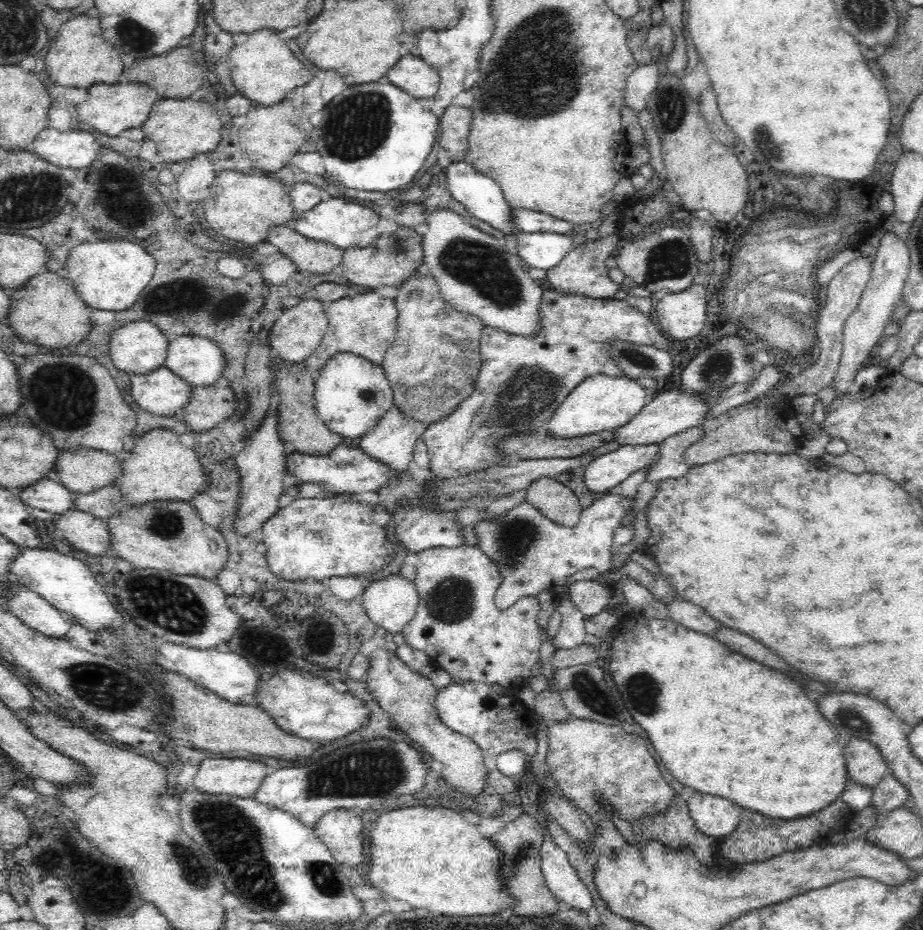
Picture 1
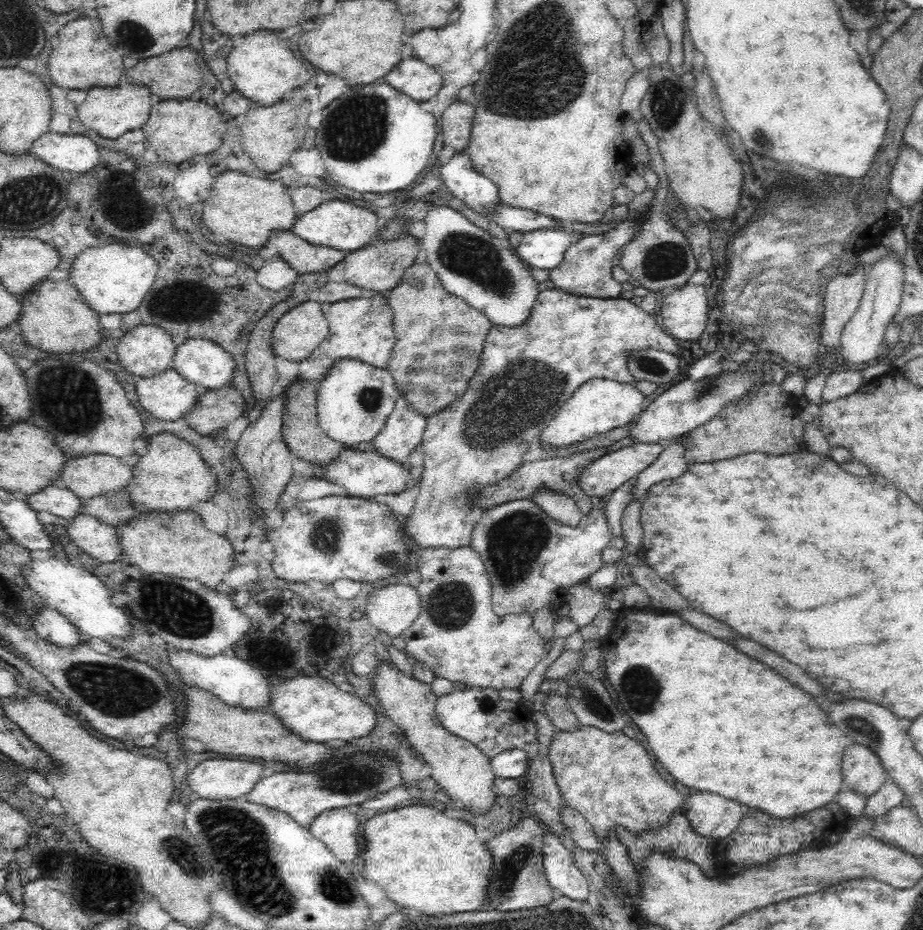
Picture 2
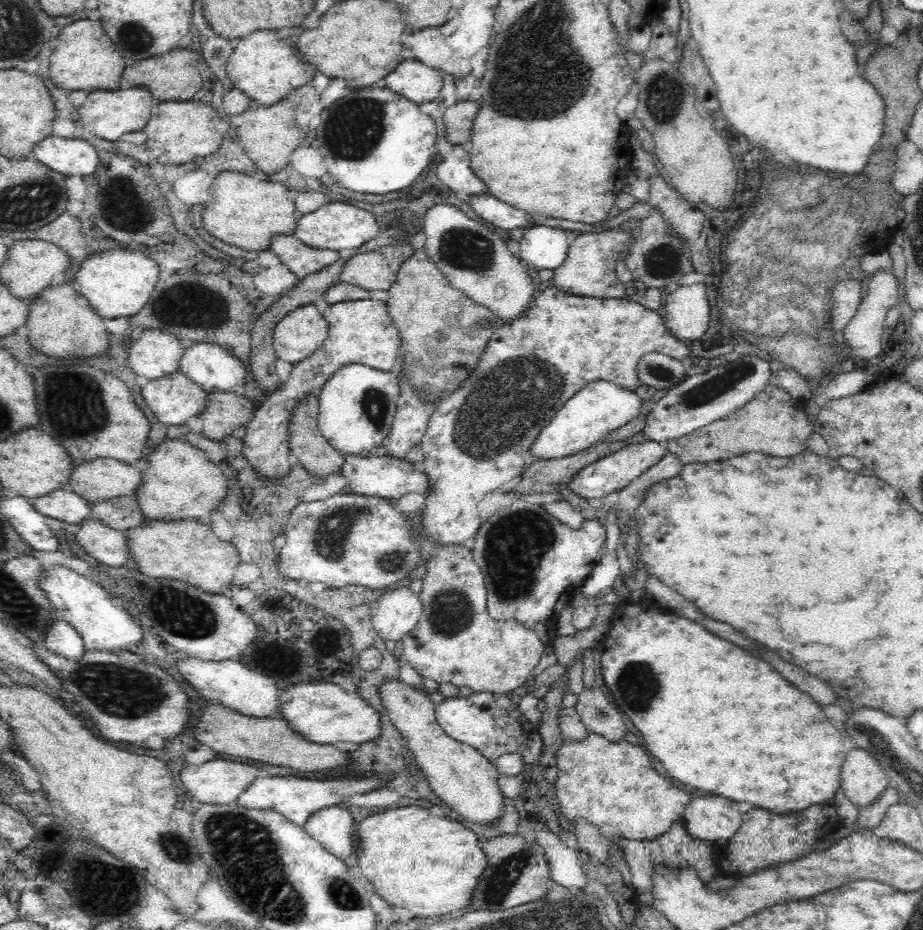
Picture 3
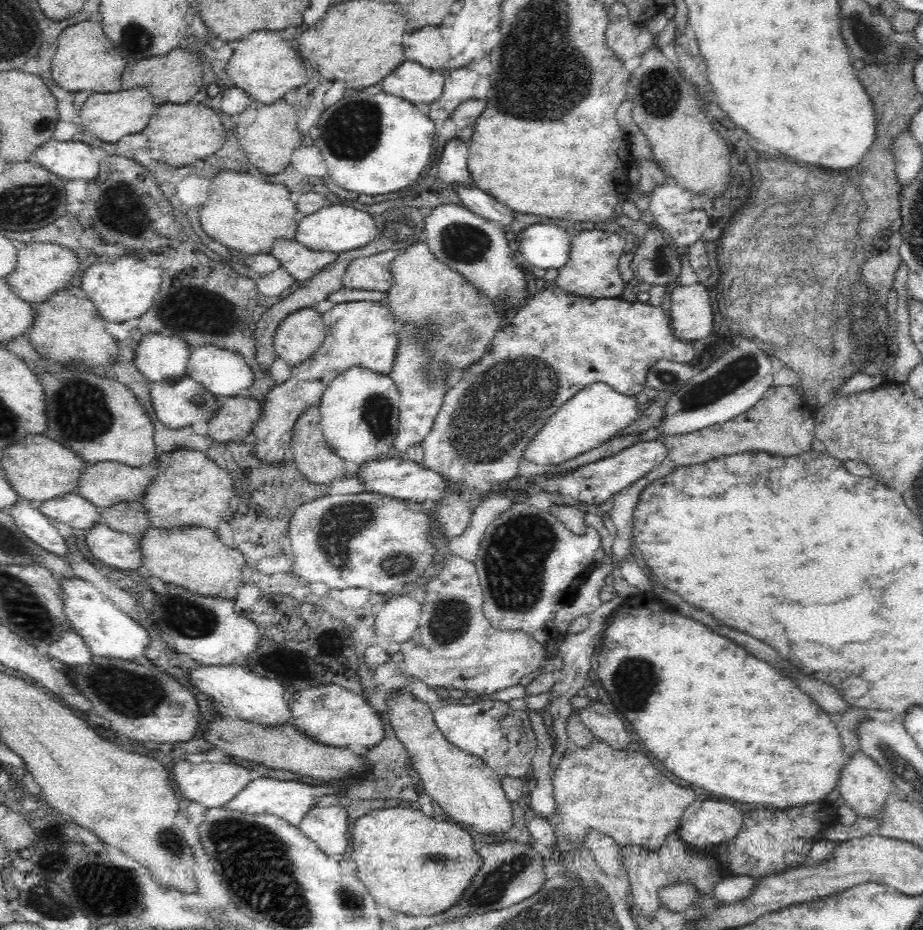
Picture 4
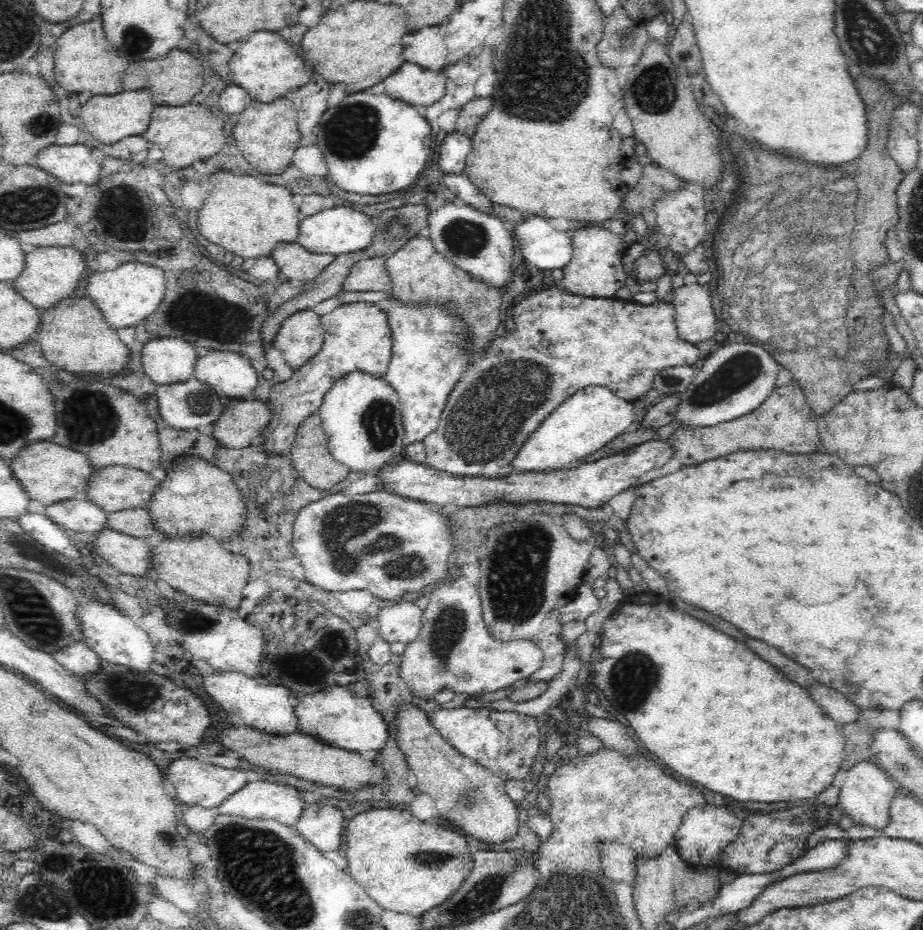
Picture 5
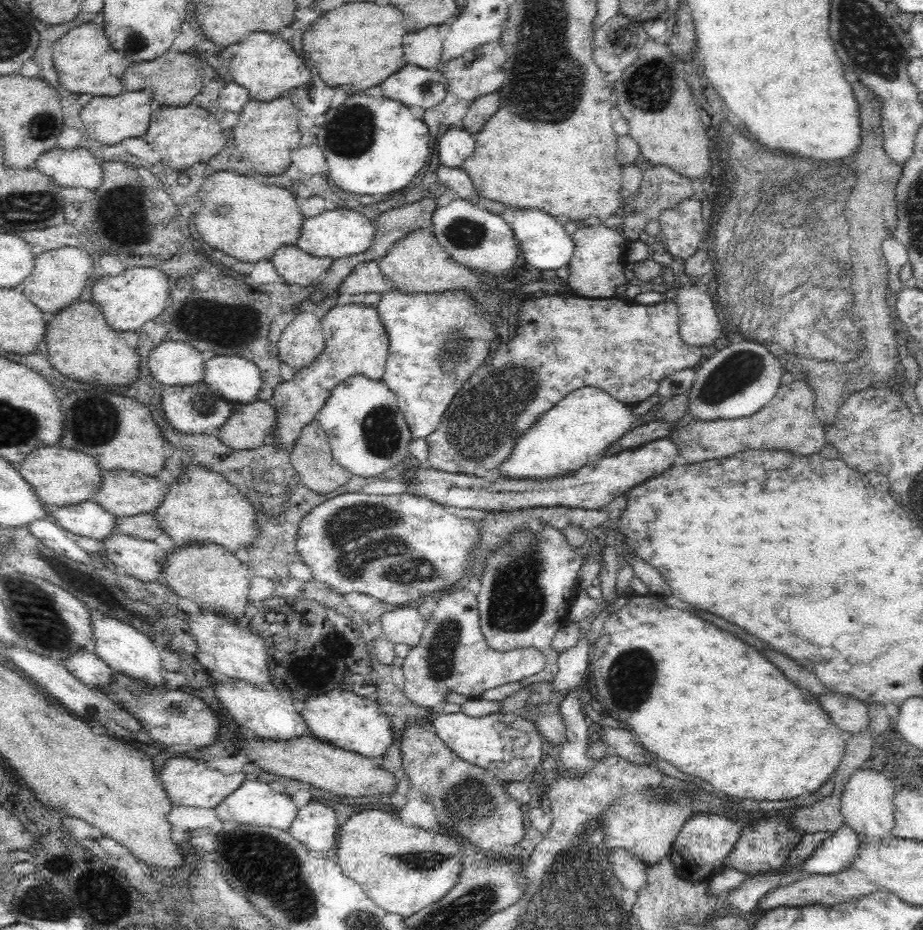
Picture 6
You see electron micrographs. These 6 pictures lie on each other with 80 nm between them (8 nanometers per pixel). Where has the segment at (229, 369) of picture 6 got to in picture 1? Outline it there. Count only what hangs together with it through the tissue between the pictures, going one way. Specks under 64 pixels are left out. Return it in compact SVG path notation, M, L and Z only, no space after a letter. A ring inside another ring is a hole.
M182 335L169 341L164 366L193 387L223 382L225 356L220 347L209 338Z

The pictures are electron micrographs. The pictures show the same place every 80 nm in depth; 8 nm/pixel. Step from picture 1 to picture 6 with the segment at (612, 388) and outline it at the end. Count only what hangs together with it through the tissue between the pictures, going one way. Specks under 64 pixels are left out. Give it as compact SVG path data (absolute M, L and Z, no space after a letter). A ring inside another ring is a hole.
M582 387L572 391L568 396L553 404L552 408L542 412L542 416L538 416L534 424L530 424L530 428L526 428L516 438L512 452L495 469L496 480L500 480L500 477L503 480L556 480L558 477L580 472L580 469L585 467L596 454L610 449L610 446L620 440L628 432L635 418L632 406L612 398L601 388Z

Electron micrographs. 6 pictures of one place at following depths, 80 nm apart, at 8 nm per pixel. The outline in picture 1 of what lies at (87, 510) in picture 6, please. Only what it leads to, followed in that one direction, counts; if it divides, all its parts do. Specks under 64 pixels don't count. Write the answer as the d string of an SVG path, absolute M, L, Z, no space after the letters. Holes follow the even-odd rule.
M54 477L38 482L32 488L16 491L18 498L27 508L38 509L52 514L64 515L74 510L73 494Z

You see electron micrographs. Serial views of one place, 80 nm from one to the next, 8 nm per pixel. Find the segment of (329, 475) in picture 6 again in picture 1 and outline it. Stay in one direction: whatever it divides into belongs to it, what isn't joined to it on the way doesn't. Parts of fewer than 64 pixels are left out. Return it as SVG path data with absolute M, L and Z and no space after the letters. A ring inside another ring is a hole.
M276 365L271 388L280 392L276 408L279 418L279 435L284 443L290 442L293 444L293 452L310 456L329 455L337 446L345 443L340 435L335 435L320 421L315 407L315 378L304 367L298 368L294 365L290 373L280 371Z

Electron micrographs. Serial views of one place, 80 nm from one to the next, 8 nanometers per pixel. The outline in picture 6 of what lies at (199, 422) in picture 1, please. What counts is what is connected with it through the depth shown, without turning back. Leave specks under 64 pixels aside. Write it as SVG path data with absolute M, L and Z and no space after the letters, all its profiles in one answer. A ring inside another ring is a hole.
M254 400L245 405L228 403L232 405L233 413L229 416L226 424L216 432L226 446L232 447L234 450L254 450L273 442L275 436L273 430L276 429L278 417L276 409L270 401Z

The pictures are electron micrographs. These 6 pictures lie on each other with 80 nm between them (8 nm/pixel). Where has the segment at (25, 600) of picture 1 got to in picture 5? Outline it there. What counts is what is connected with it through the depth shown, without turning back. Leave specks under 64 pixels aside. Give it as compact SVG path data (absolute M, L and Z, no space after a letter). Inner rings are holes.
M84 640L69 644L64 650L56 651L53 657L66 670L82 678L99 673L102 662Z

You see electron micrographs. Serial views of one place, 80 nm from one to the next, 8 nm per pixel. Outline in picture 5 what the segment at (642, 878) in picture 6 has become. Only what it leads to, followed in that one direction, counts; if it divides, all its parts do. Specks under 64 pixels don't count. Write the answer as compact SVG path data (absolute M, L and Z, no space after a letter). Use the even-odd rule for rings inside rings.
M600 843L599 853L603 873L616 882L626 882L628 886L635 885L635 860L639 856L618 843Z

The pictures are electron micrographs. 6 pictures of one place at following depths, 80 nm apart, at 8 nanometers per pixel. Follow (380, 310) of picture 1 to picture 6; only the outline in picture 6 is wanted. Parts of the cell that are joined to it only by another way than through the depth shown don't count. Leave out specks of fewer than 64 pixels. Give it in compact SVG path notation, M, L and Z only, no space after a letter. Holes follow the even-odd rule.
M337 304L320 319L325 334L322 354L310 366L296 372L292 380L279 384L270 398L278 417L273 430L273 443L276 445L295 442L301 430L317 418L330 393L344 380L364 375L370 380L380 381L385 373L388 337L375 308L361 304Z

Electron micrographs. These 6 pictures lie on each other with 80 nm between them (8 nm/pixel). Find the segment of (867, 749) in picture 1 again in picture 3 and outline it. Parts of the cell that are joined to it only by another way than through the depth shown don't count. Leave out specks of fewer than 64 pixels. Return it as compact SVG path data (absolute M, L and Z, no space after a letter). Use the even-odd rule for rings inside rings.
M856 748L842 764L842 790L858 808L870 806L890 786L885 771L868 752Z

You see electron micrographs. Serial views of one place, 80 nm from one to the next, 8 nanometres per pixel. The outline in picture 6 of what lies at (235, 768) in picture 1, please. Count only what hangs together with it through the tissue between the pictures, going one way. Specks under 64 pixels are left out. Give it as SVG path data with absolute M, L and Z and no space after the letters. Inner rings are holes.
M174 757L165 760L160 768L158 780L162 789L166 791L172 806L192 806L192 808L215 809L231 792L234 792L242 781L244 773L225 776L222 772L214 770L202 760Z

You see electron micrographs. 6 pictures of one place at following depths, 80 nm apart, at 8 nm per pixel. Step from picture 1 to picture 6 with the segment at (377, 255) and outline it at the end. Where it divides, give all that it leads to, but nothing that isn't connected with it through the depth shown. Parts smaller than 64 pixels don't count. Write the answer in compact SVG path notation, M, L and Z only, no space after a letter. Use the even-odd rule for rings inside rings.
M377 261L357 264L351 274L338 286L339 295L384 294L394 289L393 283L378 268Z

